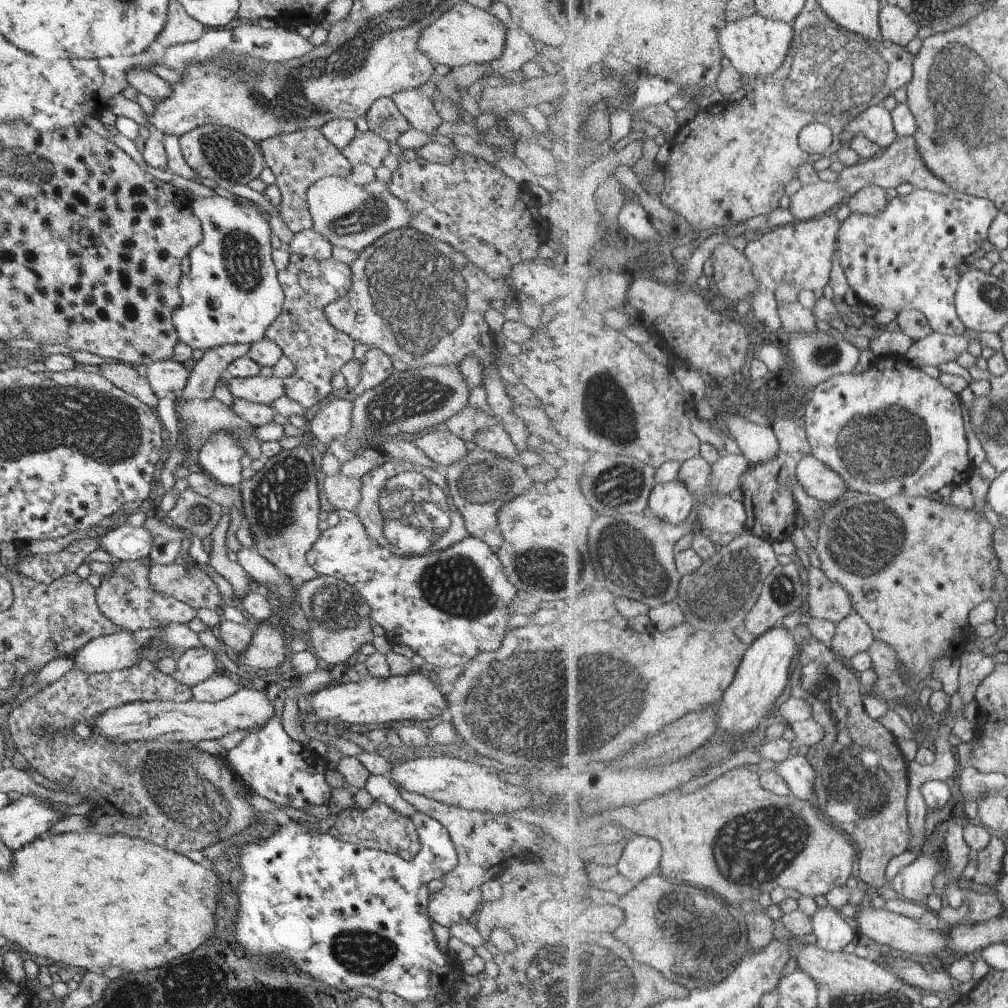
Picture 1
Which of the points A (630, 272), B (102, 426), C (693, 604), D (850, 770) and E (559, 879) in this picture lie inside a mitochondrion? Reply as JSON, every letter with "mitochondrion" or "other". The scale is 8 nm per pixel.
{"A":"other","B":"mitochondrion","C":"mitochondrion","D":"mitochondrion","E":"other"}

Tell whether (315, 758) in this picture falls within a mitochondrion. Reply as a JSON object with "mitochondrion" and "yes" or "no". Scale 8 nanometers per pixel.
{"mitochondrion":"no"}

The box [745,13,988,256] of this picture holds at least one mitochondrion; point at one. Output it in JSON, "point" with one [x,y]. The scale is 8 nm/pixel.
{"point":[834,74]}

